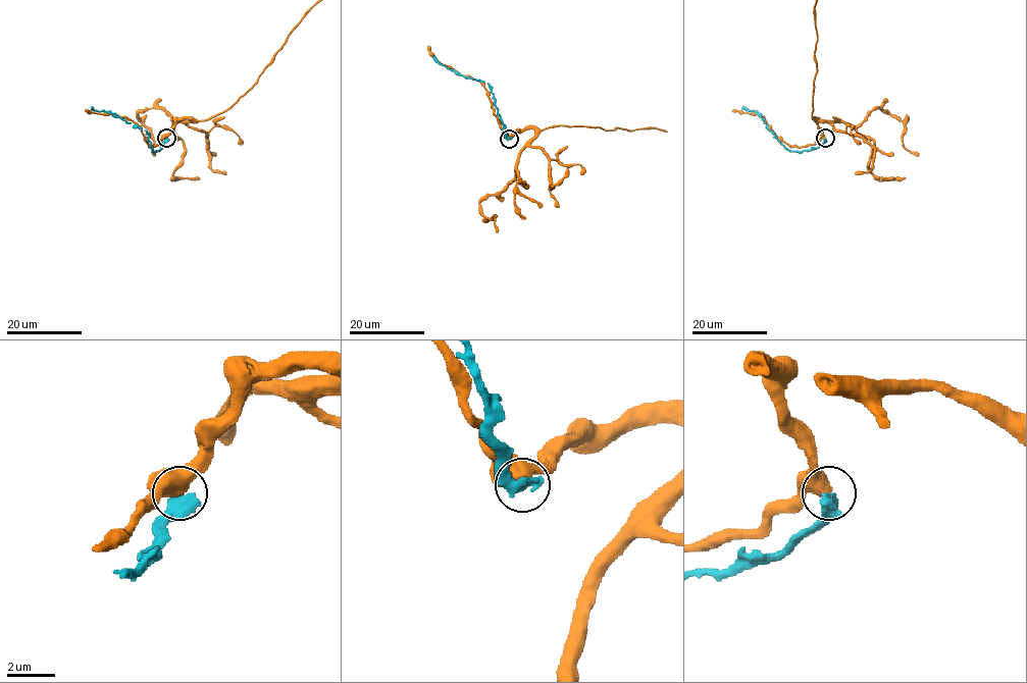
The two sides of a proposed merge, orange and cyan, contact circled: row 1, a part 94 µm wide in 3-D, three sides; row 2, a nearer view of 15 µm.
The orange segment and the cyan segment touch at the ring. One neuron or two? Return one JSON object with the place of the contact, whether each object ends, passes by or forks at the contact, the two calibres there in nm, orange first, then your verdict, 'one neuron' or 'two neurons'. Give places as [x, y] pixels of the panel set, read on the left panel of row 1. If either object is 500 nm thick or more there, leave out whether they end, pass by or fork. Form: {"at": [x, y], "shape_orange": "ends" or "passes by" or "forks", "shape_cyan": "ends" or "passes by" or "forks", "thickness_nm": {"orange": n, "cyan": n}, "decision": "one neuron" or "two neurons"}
{"at": [166, 138], "thickness_nm": {"orange": 700, "cyan": 500}, "decision": "two neurons"}

